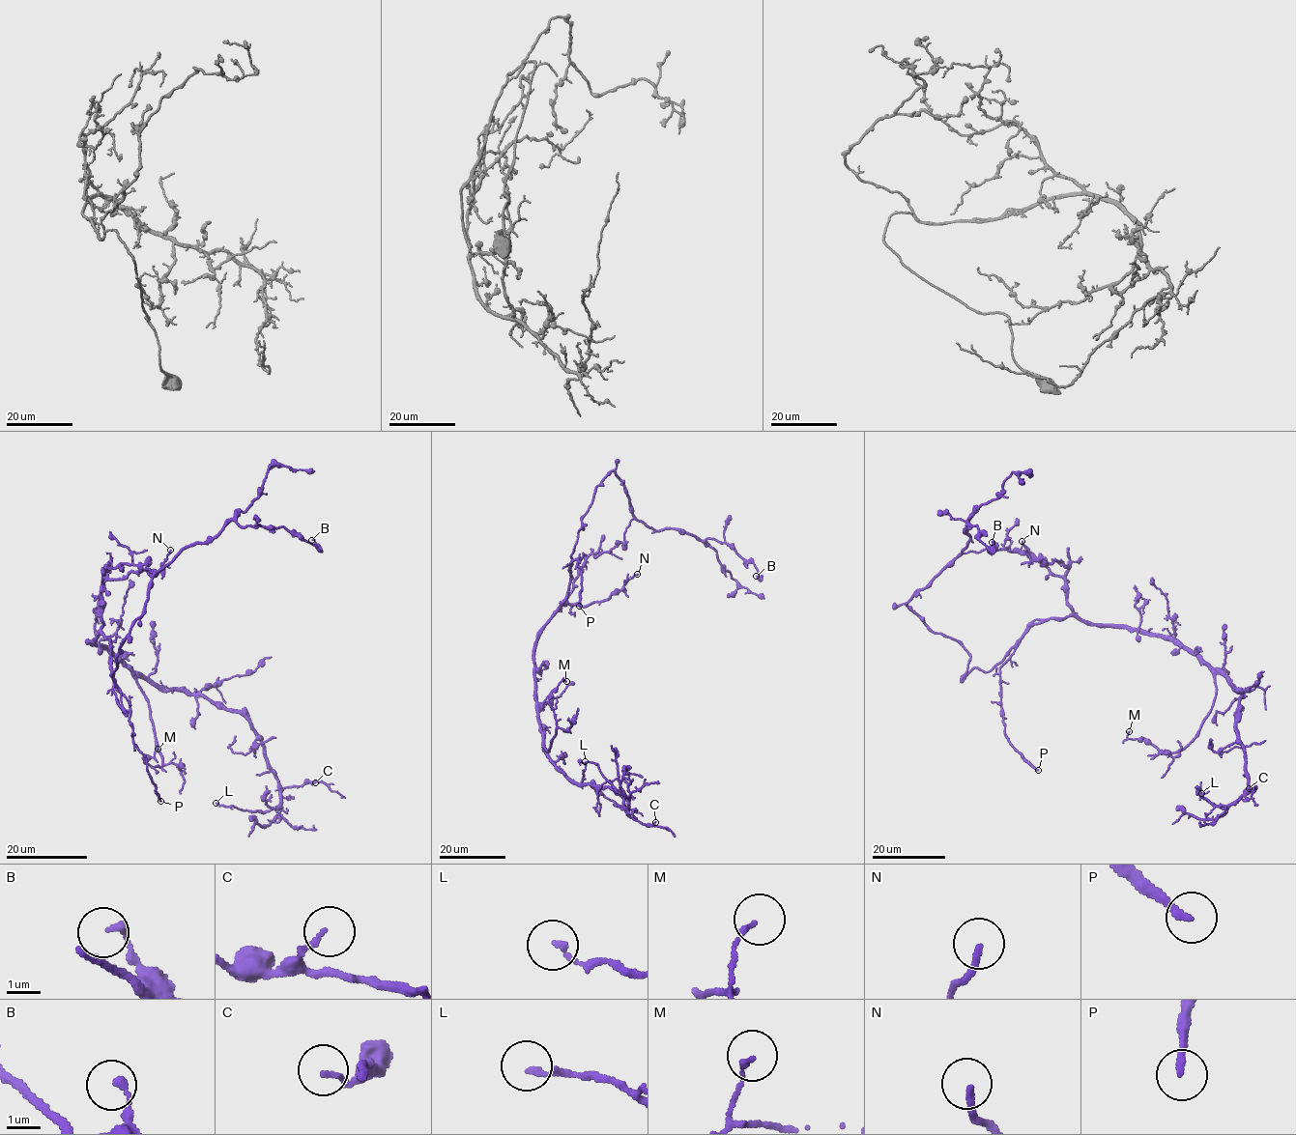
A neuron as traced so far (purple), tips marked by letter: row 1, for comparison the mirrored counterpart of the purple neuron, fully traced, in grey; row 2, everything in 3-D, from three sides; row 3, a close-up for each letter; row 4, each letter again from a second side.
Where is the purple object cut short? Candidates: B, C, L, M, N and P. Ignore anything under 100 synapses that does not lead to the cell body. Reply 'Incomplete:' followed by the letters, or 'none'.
Incomplete: P

